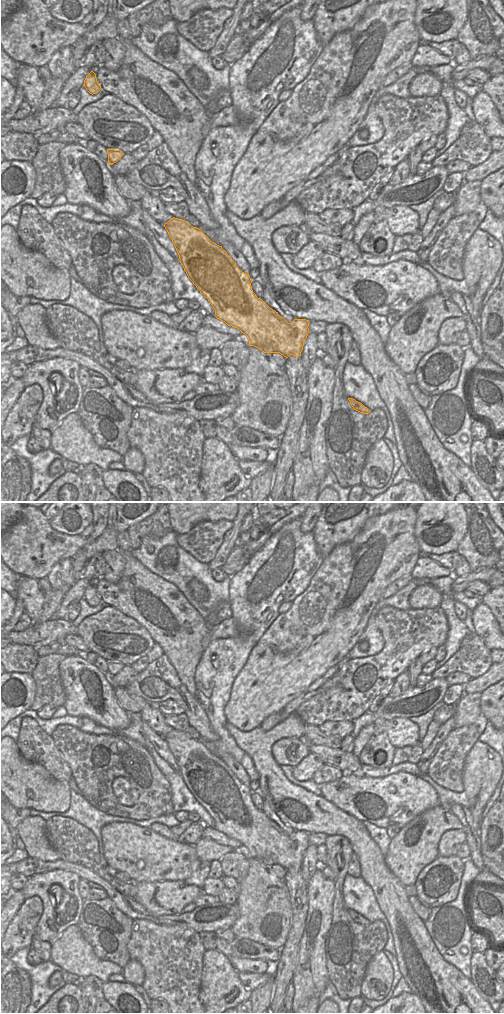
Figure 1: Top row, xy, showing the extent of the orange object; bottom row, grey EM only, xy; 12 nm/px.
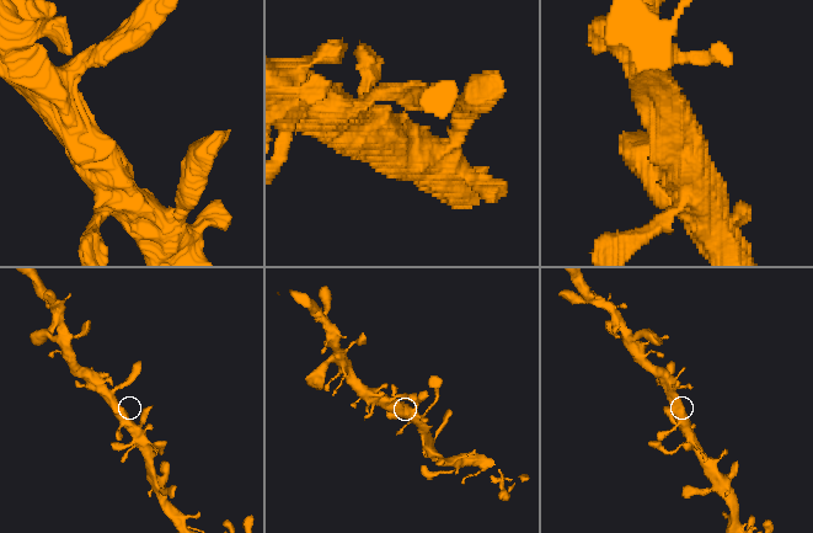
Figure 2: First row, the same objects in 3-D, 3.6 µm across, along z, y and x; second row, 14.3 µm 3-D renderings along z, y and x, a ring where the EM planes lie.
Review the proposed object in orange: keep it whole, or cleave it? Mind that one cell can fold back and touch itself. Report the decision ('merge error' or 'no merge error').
no merge error

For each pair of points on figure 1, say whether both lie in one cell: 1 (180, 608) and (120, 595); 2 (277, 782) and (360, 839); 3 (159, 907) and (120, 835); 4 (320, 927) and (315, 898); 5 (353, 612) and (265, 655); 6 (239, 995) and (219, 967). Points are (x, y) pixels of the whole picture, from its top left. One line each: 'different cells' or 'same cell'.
1: same cell
2: same cell
3: different cells
4: same cell
5: same cell
6: same cell

